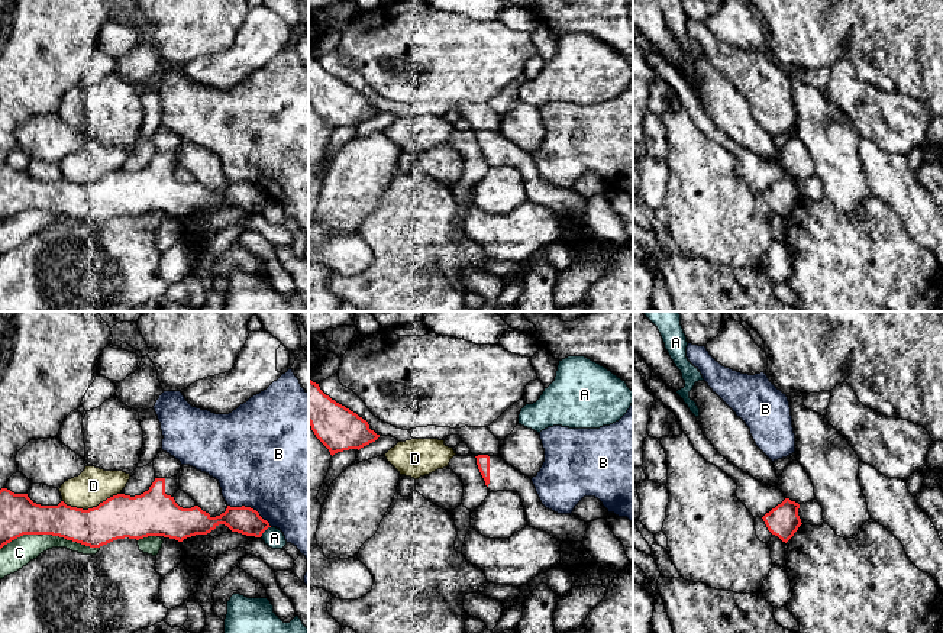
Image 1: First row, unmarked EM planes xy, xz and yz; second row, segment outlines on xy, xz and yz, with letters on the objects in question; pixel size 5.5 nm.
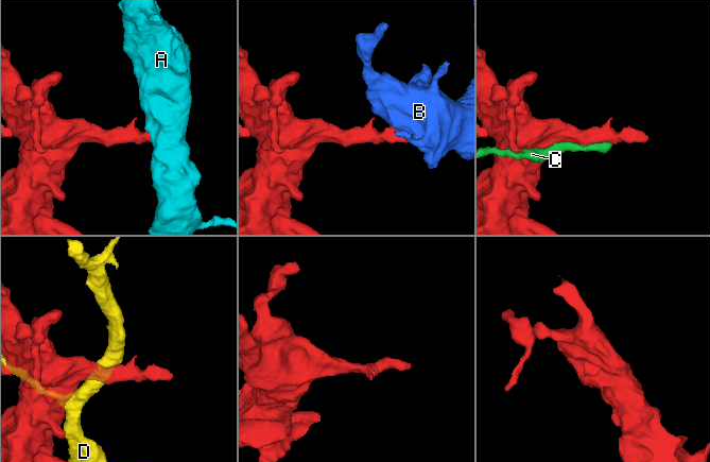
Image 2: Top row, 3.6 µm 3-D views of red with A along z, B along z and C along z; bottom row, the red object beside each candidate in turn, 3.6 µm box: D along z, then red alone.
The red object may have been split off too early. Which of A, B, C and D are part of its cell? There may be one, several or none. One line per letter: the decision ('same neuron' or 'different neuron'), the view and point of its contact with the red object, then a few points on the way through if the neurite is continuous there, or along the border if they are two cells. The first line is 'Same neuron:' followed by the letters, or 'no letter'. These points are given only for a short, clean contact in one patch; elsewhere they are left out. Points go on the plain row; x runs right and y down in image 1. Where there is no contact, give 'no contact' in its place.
Same neuron: no letter
A: different neuron; meets red in xy at (264, 206)
B: different neuron; meets red in xy at (249, 183); border along xy (228, 180), (249, 181), (271, 202)
C: different neuron; meets red in xy at (49, 209)
D: different neuron; meets red in xy at (90, 184)

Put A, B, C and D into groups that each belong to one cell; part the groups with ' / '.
A / B / C / D

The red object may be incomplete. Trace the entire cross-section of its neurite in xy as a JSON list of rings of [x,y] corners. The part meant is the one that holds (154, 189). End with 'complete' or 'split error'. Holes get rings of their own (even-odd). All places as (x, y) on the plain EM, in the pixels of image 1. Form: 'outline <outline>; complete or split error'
outline [[[180,148],[171,154],[155,154],[141,171],[117,169],[97,183],[83,185],[67,181],[41,181],[28,169],[0,165],[0,225],[23,210],[52,210],[90,223],[100,223],[117,214],[164,211],[183,217],[207,210],[219,200],[232,207],[261,213],[271,203],[251,183],[230,183],[211,193],[198,181],[180,183],[174,169],[180,165]]]; split error

